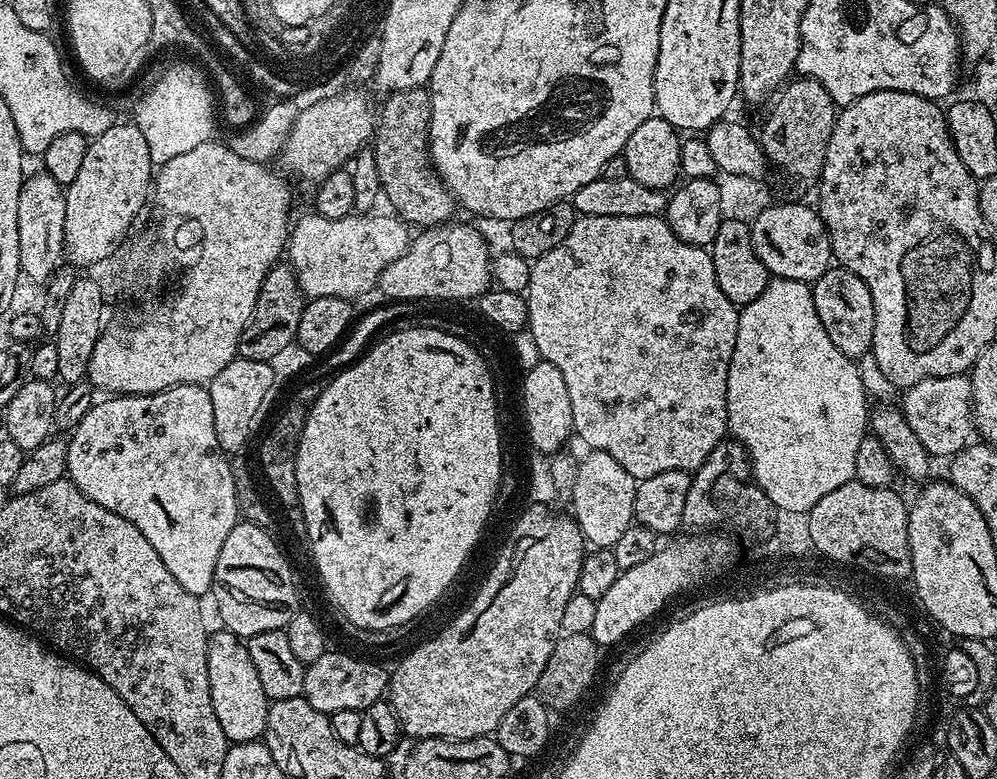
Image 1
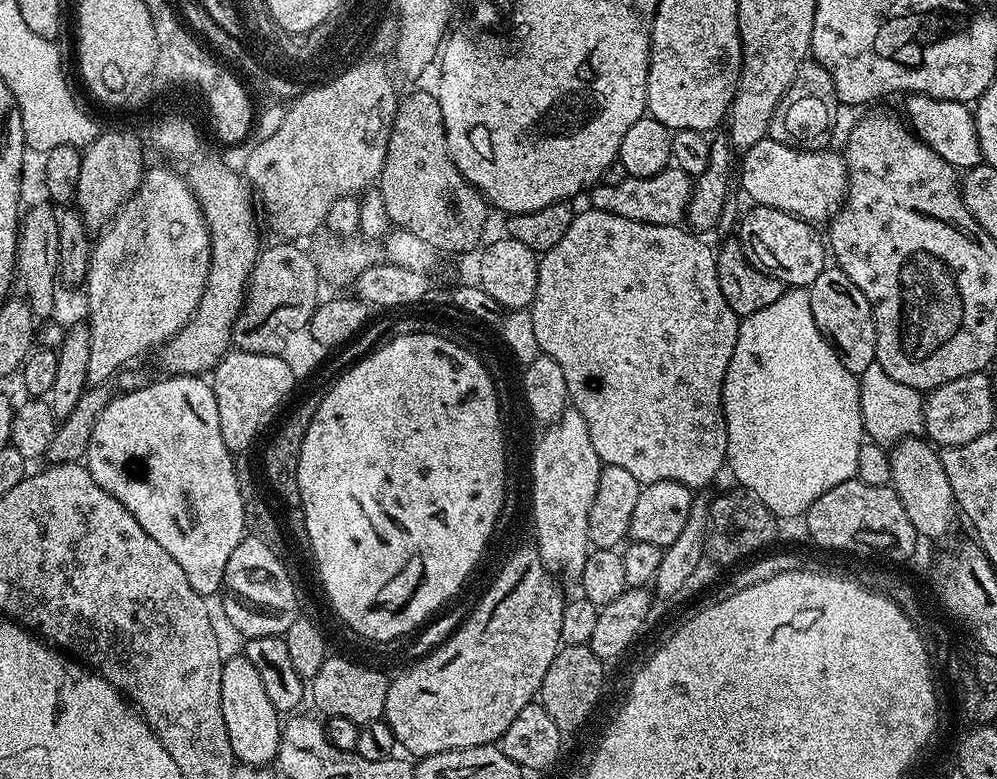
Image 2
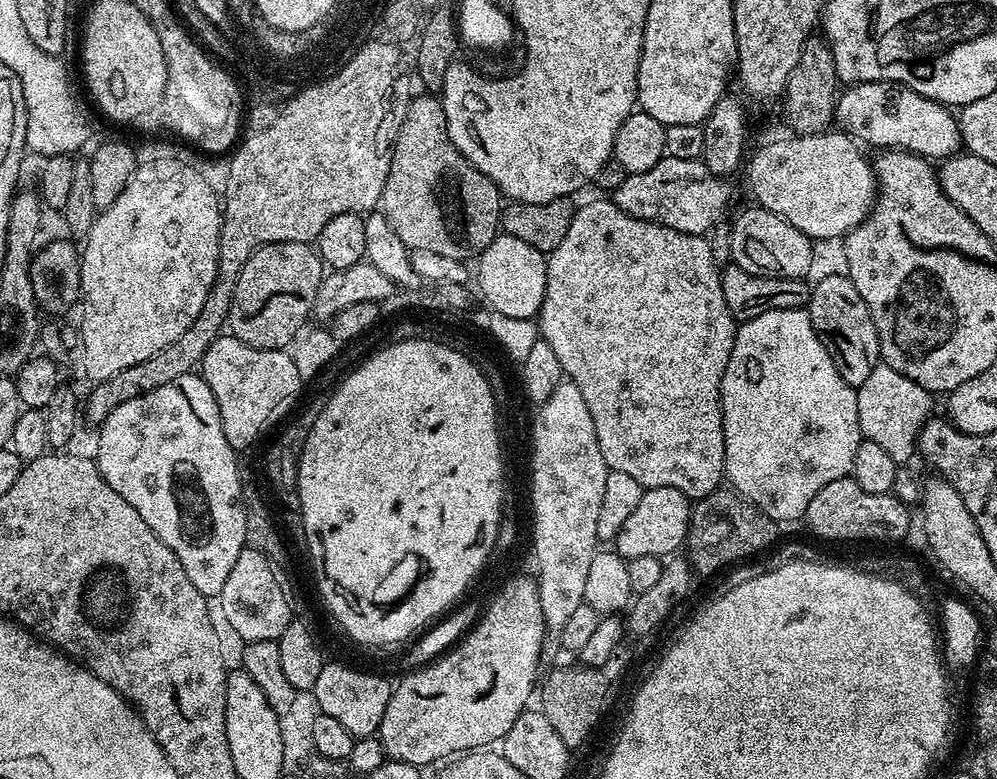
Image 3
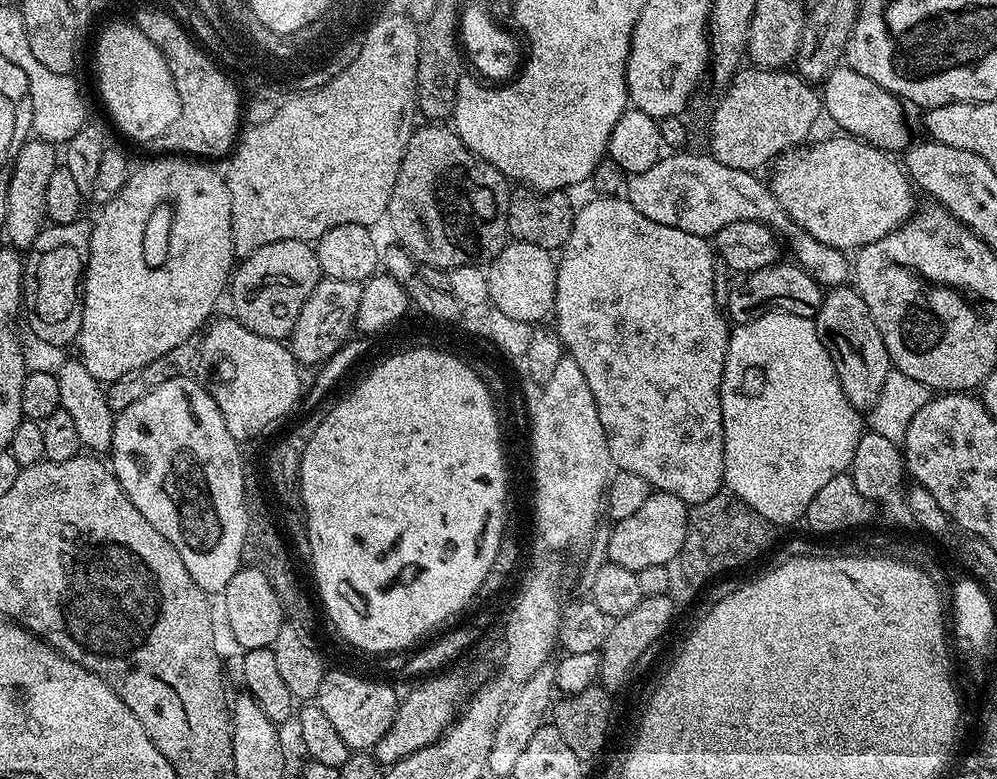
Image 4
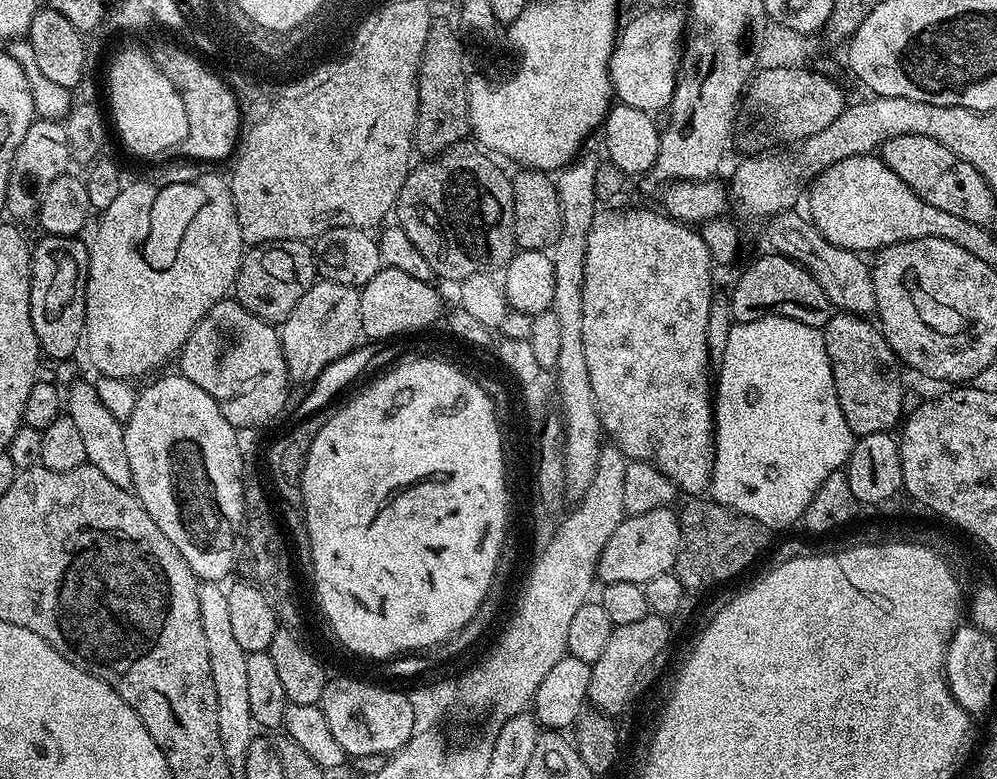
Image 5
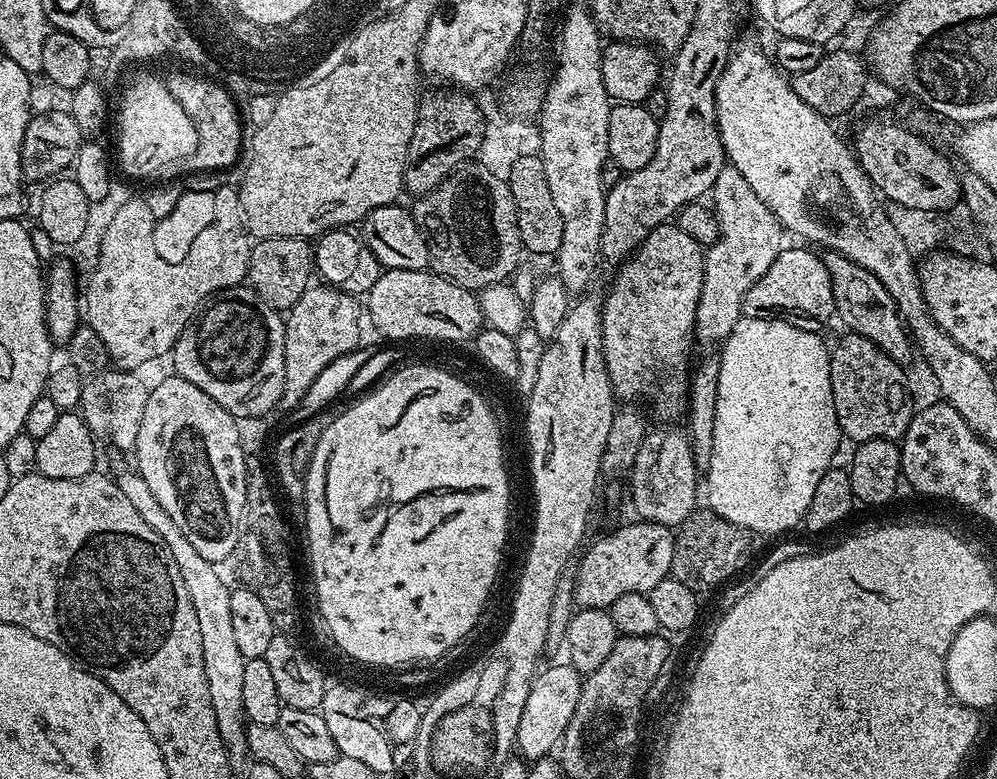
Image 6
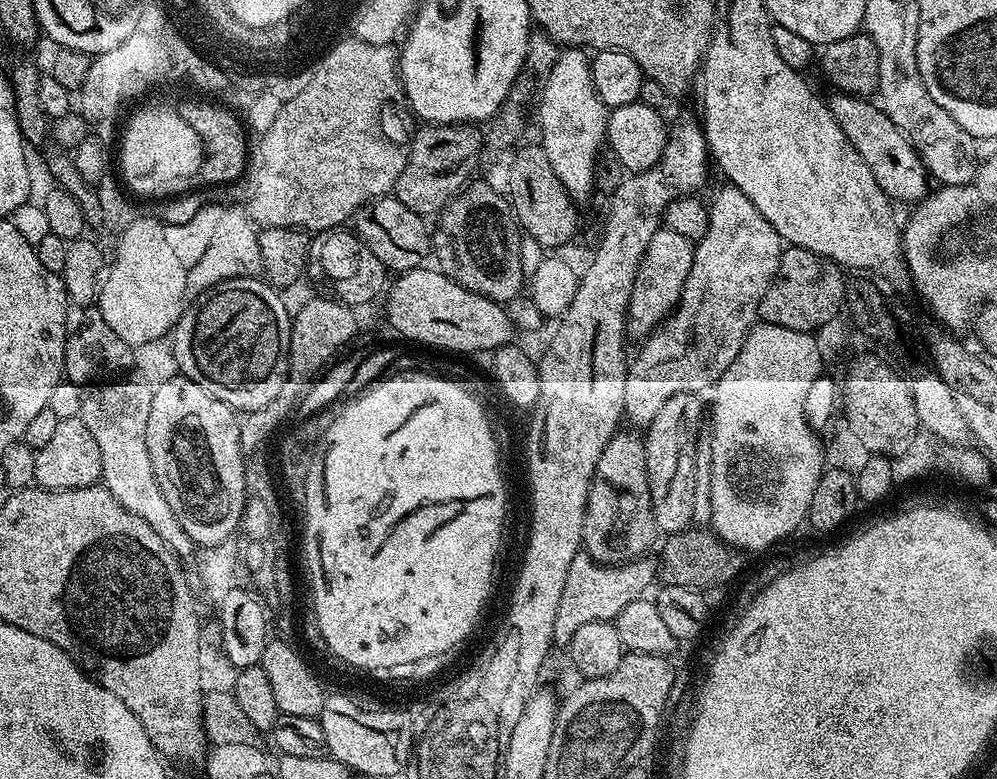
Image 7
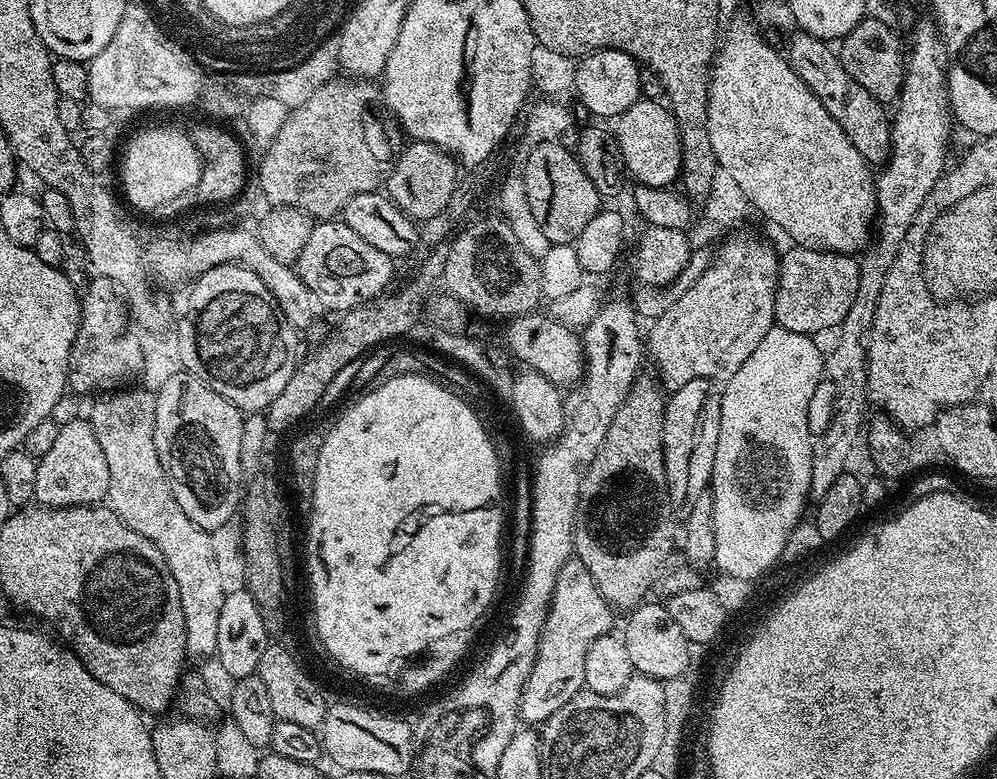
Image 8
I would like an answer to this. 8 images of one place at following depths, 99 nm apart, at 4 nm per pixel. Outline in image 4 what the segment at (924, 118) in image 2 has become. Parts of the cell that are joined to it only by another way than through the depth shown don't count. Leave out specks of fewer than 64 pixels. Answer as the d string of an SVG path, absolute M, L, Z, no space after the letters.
M847 66L836 67L822 82L822 108L826 116L840 127L837 129L889 154L903 153L910 144L908 124L900 107L899 96L878 86L878 82L866 78L866 74L858 74L858 70Z

